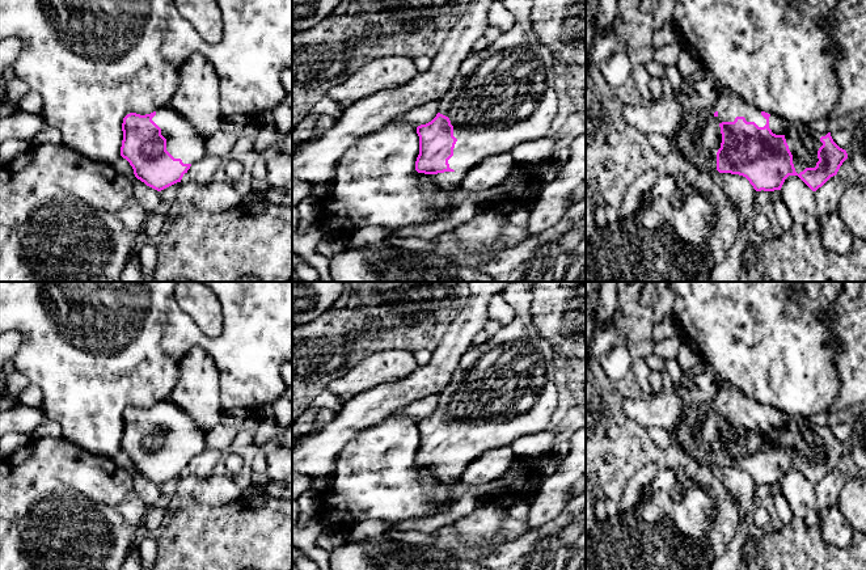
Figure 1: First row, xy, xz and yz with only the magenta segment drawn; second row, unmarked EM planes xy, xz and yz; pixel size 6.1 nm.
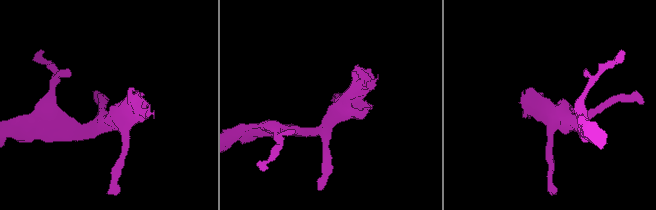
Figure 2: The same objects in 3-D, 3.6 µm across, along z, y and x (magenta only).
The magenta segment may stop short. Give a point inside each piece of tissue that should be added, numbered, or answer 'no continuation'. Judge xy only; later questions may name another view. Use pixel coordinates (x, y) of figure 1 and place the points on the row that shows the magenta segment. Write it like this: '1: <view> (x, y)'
1: xy (182, 140)

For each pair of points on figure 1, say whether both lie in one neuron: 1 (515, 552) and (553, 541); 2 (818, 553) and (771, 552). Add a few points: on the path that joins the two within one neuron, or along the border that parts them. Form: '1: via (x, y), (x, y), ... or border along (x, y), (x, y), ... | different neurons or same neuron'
1: via (524, 552), (544, 550) | same neuron
2: via (806, 553), (782, 553) | same neuron

